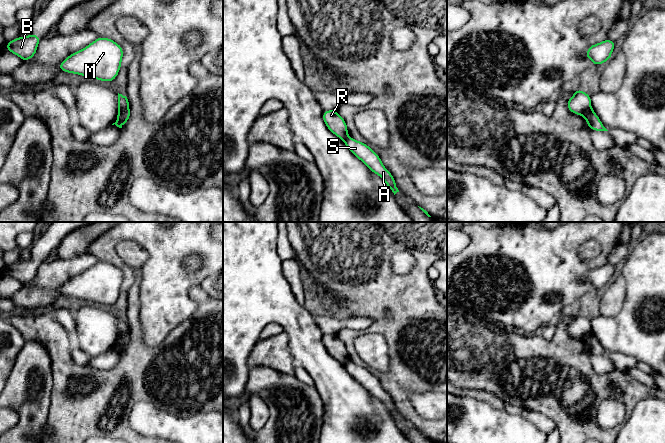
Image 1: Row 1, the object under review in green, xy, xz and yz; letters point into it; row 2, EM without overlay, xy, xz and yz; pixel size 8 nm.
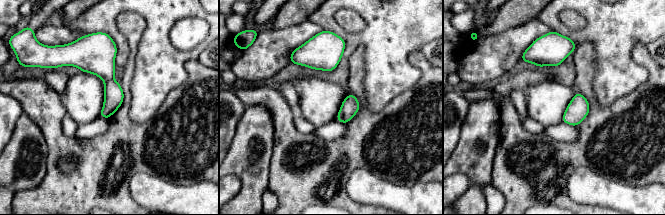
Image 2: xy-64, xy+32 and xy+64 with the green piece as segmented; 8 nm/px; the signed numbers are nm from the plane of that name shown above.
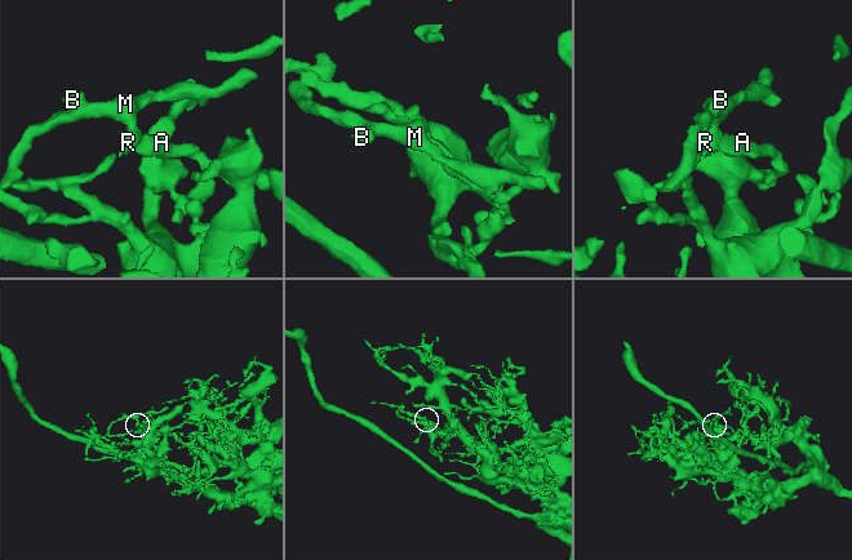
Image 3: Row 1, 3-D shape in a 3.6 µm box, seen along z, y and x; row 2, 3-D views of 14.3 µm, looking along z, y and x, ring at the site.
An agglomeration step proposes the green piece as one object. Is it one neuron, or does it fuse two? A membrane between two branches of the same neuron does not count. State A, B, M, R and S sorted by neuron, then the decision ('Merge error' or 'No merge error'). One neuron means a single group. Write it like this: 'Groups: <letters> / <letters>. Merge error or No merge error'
Groups: A S / B M R. Merge error

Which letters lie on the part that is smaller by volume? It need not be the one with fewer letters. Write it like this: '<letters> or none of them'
B, M, R

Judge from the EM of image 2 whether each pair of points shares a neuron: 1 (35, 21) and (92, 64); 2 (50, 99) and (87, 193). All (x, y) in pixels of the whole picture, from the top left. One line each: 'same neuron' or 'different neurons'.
1: same neuron
2: same neuron

